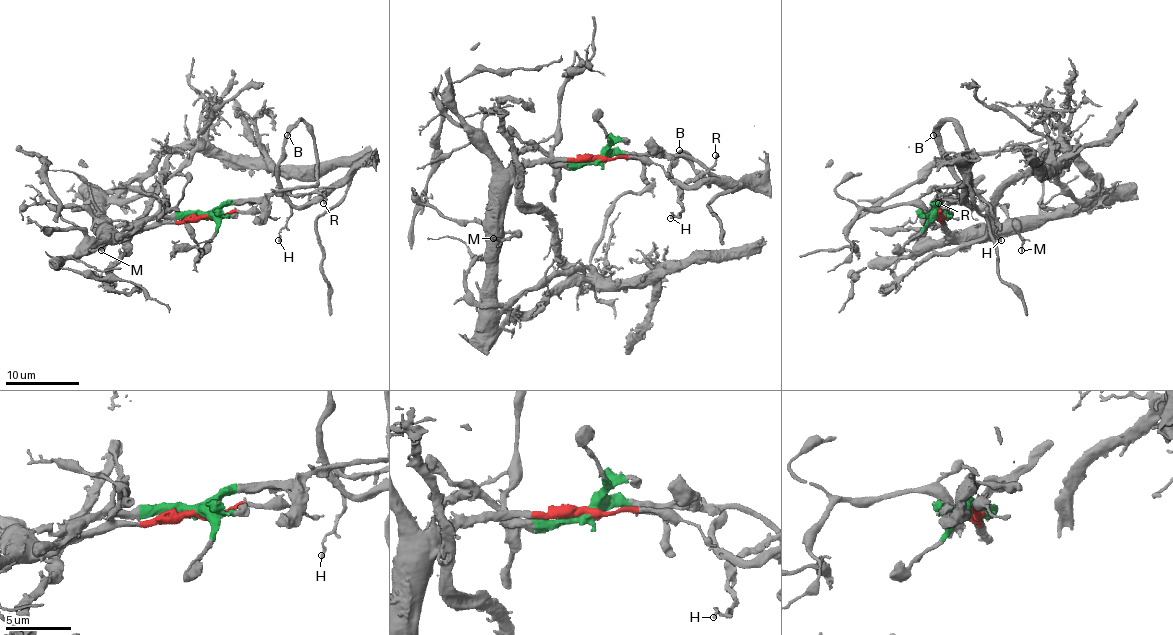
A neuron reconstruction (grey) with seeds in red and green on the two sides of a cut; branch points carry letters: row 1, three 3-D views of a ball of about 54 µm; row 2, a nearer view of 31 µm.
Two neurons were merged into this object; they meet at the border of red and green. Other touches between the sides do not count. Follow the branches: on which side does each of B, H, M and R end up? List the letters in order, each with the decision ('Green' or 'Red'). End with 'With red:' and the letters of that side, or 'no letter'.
B: Green
H: Green
M: Red
R: Green
With red: M

